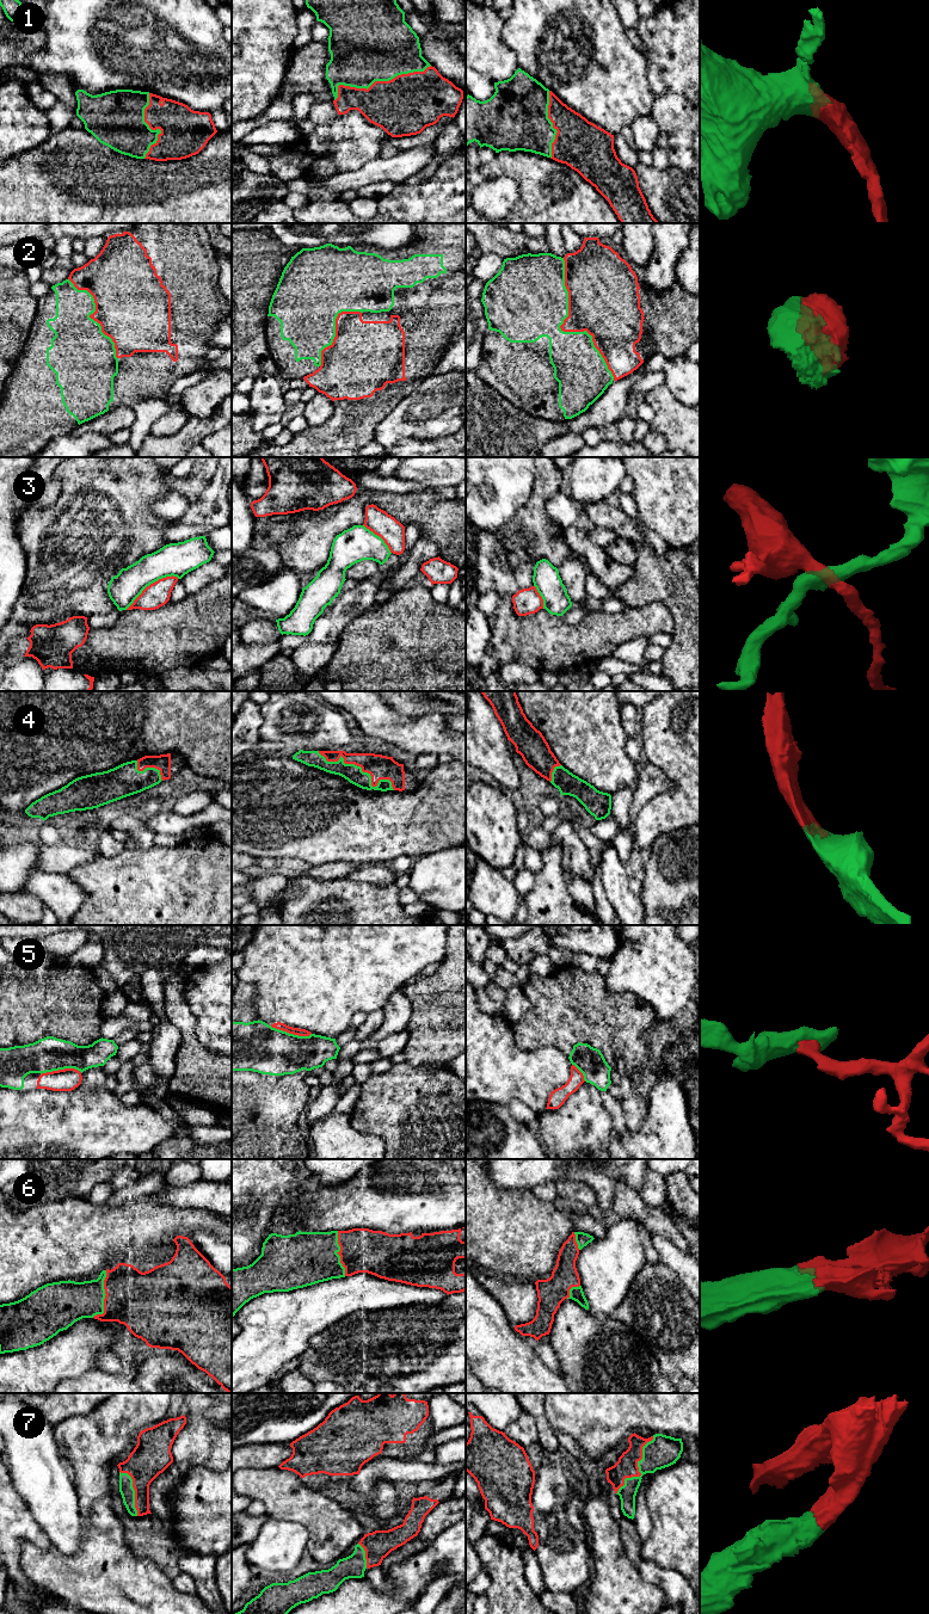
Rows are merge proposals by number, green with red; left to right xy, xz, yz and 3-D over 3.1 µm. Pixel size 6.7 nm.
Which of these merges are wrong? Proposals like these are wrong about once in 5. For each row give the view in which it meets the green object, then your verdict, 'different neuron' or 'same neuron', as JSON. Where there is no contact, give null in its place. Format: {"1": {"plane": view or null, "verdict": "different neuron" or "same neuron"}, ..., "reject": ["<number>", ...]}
{"1": {"plane": "xz", "verdict": "same neuron"}, "2": {"plane": "yz", "verdict": "same neuron"}, "3": {"plane": "xy", "verdict": "different neuron"}, "4": {"plane": "xz", "verdict": "same neuron"}, "5": {"plane": "xy", "verdict": "same neuron"}, "6": {"plane": "xy", "verdict": "same neuron"}, "7": {"plane": "yz", "verdict": "same neuron"}, "reject": ["3"]}

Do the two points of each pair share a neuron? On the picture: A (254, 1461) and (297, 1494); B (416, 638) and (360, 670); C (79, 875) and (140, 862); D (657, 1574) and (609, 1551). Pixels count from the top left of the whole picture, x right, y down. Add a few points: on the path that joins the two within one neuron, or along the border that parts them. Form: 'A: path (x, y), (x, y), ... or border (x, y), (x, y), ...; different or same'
A: border (277, 1466), (244, 1468); different
B: path (401, 652), (383, 670), (374, 670); same
C: path (94, 875), (124, 875); same
D: border (635, 1566), (645, 1581), (657, 1585); different

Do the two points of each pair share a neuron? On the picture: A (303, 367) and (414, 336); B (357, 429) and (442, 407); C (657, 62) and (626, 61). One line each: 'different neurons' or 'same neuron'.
A: same neuron
B: different neurons
C: different neurons

